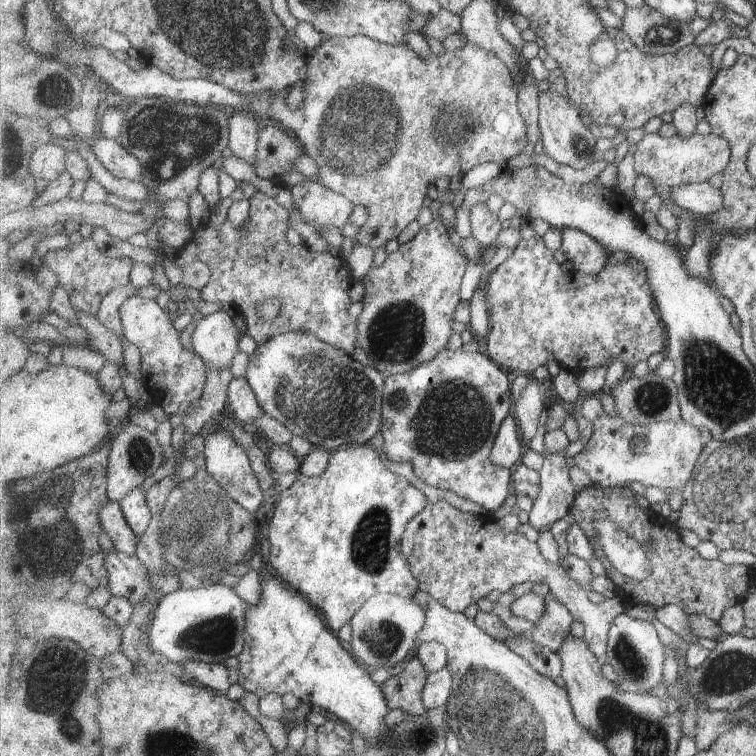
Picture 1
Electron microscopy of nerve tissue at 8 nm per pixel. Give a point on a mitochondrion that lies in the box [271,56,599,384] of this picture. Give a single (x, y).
(359, 126)

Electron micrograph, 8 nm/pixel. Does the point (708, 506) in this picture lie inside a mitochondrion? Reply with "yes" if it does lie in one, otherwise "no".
yes

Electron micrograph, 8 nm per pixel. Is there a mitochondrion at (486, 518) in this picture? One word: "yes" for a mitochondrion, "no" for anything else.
no

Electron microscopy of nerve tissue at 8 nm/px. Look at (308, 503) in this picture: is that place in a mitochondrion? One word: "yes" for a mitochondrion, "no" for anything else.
no

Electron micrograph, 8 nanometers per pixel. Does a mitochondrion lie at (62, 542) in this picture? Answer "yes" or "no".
yes

